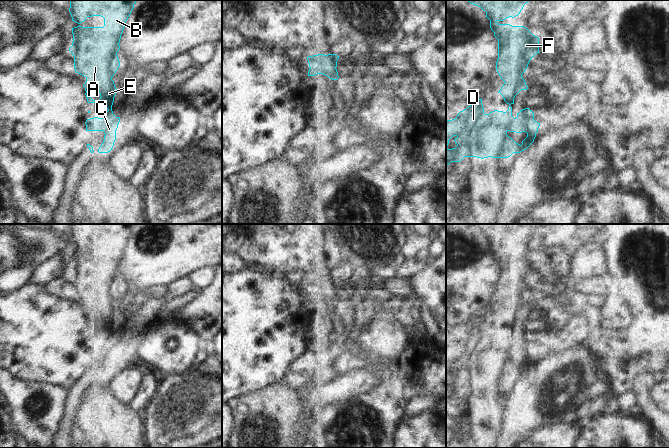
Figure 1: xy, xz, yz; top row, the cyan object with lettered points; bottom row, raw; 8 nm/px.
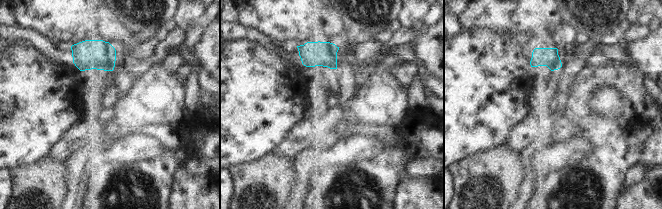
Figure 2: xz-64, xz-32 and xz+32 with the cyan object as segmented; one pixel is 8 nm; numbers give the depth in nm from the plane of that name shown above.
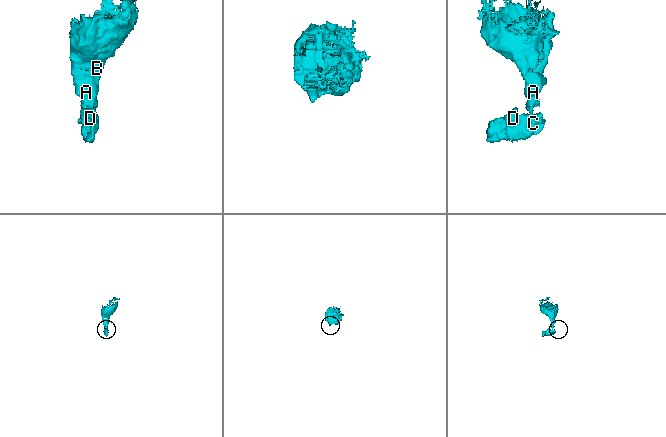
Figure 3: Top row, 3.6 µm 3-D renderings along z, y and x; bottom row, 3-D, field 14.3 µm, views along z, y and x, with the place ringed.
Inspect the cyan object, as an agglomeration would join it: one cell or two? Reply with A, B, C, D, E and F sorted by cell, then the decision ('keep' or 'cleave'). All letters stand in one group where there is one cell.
groups A B C D E F; keep

